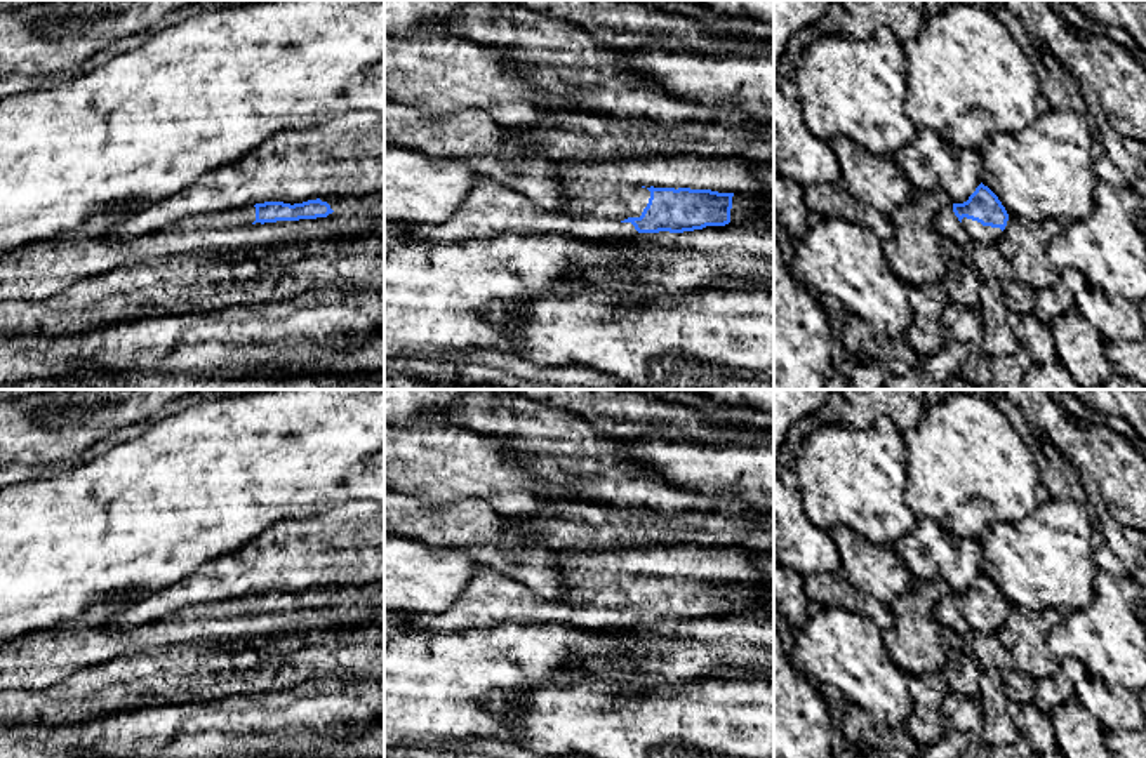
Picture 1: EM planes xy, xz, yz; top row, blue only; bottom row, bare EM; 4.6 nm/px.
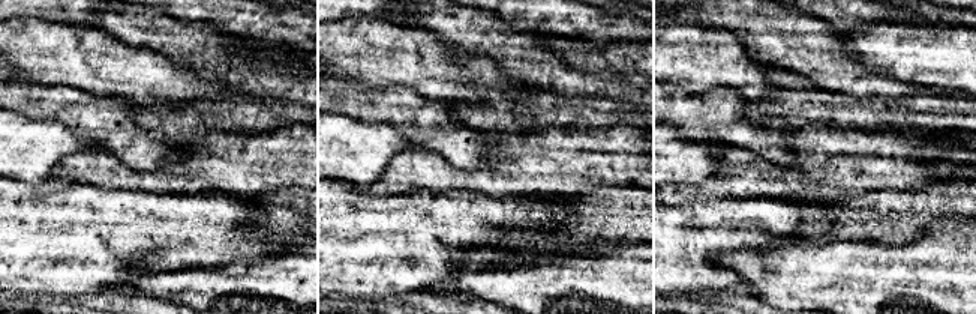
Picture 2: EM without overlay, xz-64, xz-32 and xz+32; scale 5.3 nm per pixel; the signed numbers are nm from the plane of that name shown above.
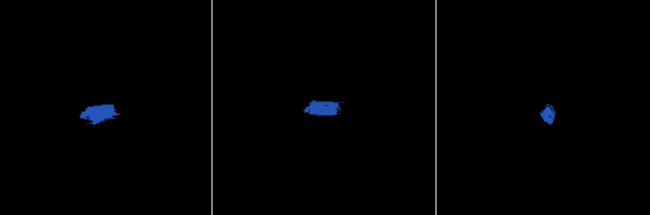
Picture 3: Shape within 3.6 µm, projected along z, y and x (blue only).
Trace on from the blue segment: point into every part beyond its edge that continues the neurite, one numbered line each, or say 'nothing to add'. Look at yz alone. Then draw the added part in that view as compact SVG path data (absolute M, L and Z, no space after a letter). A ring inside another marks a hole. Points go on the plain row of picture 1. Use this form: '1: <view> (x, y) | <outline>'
1: yz (979, 623) | M967 607L962 608L962 614L974 633L993 635L1002 626L1000 617L983 615L981 612Z

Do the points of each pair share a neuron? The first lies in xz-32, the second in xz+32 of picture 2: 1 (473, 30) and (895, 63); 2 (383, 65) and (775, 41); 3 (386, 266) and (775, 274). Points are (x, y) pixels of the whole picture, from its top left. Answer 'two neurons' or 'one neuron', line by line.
1: two neurons
2: two neurons
3: two neurons

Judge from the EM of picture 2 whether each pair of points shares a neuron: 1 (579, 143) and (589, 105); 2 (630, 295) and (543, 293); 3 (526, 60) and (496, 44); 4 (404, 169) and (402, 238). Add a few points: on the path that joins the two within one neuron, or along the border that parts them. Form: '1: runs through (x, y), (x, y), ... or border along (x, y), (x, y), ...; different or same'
1: border along (606, 126), (552, 126), (549, 129); different
2: runs through (609, 284), (564, 284); same
3: runs through (519, 53), (504, 44); same
4: border along (425, 187), (416, 191), (369, 193); different

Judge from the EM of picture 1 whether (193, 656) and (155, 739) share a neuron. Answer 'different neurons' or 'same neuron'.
different neurons

